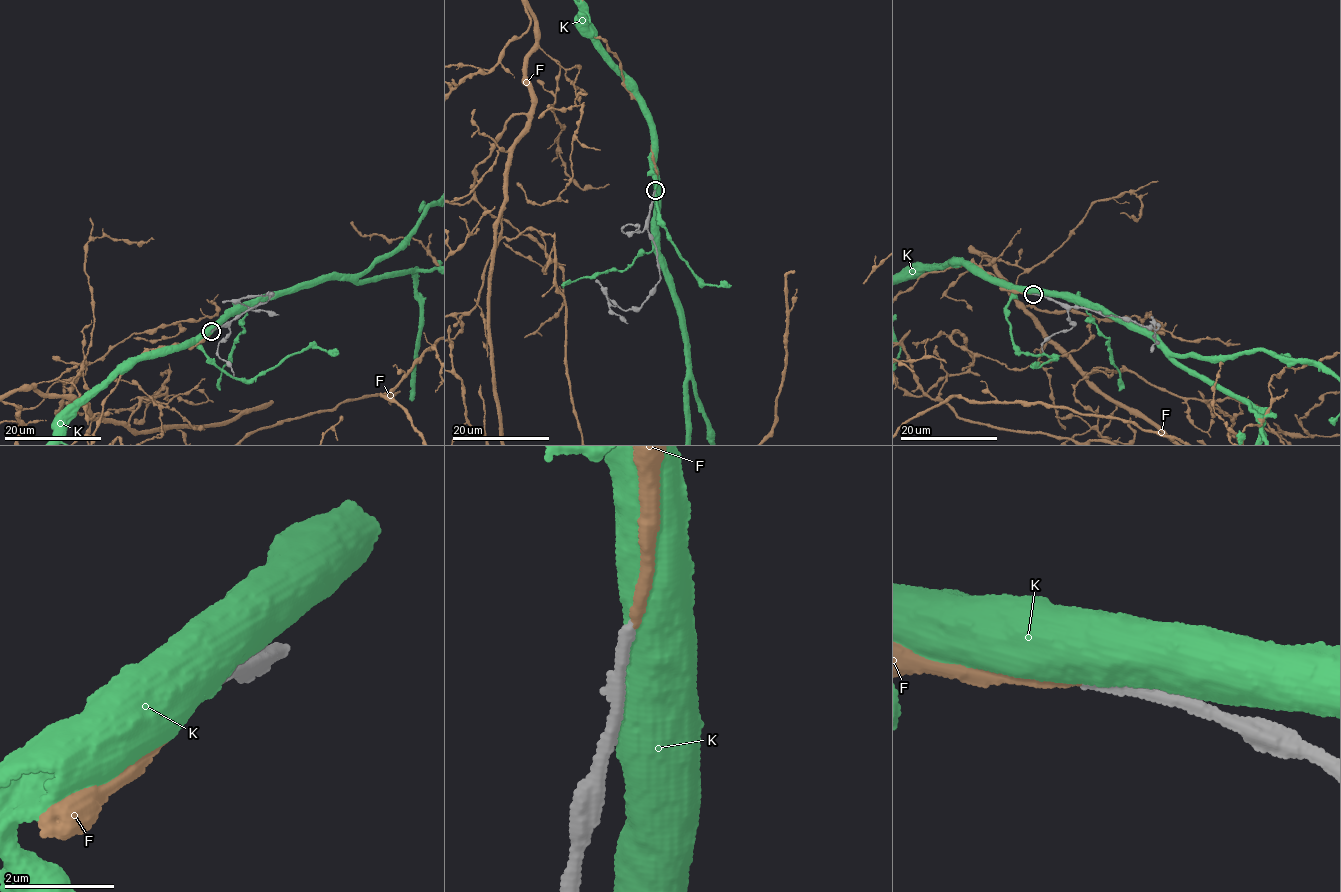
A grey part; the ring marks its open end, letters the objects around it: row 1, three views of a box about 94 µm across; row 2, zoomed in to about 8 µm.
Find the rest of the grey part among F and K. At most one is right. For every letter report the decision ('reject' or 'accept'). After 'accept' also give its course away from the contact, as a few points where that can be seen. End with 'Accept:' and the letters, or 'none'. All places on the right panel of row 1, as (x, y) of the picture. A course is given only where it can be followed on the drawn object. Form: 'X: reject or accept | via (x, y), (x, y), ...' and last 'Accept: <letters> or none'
F: accept
K: reject
Accept: F

